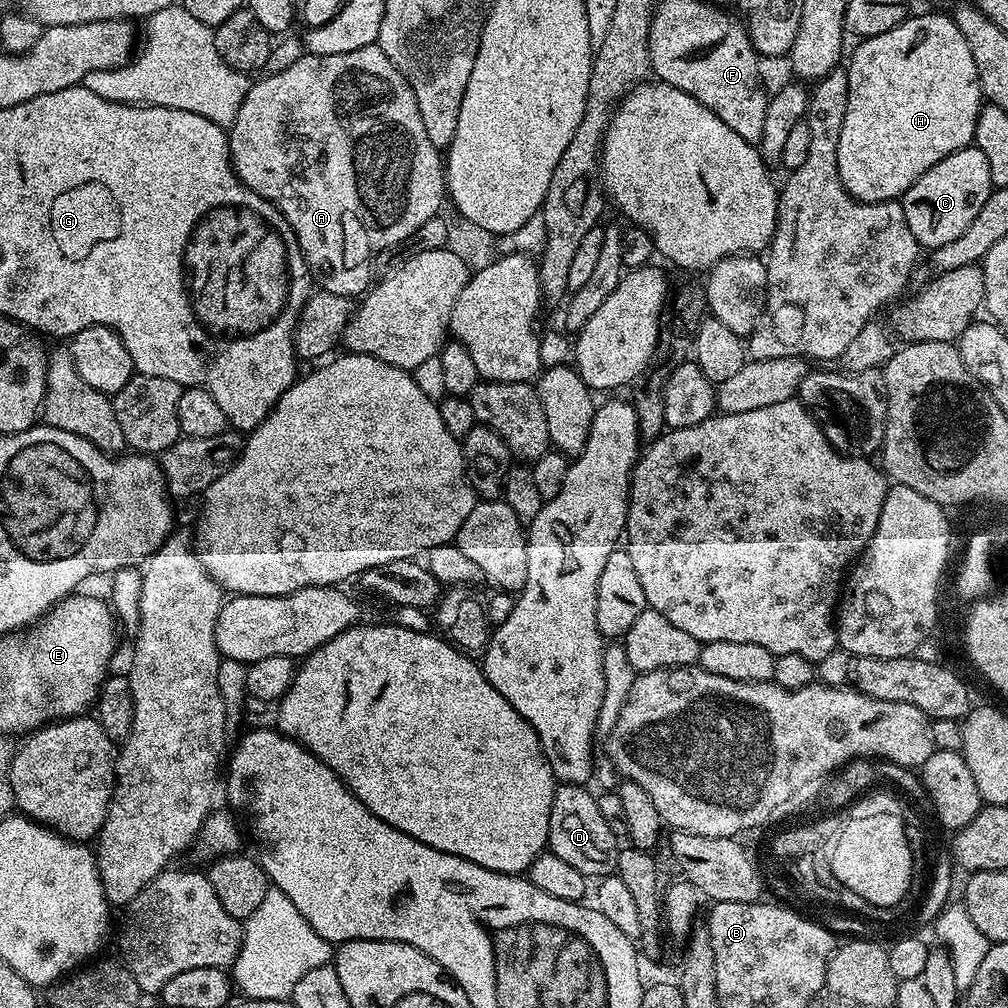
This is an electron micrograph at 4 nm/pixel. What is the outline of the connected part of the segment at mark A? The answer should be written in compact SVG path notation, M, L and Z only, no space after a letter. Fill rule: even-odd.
M376 44L366 46L362 50L350 50L350 54L326 54L313 56L306 54L294 62L294 66L286 66L286 70L268 72L261 75L260 81L249 87L246 98L227 129L228 155L232 157L232 170L250 190L254 190L262 198L274 205L290 222L294 234L298 238L298 246L308 263L309 273L323 291L330 294L359 297L367 293L372 276L372 257L384 248L393 248L401 244L422 222L430 222L430 218L441 215L440 207L446 204L446 164L442 159L441 149L430 142L426 134L426 126L422 126L422 114L418 114L418 102L414 98L414 90L408 85L408 79L400 73L386 58L386 54Z

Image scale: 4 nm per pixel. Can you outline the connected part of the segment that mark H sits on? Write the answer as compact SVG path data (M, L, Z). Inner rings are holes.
M932 12L929 16L909 15L907 20L903 20L898 26L894 26L894 30L886 30L886 34L878 34L877 36L865 36L859 41L860 44L852 52L852 61L846 64L848 74L848 101L846 102L846 118L842 122L842 134L838 138L838 178L842 178L842 186L846 186L846 190L855 200L861 200L869 204L870 202L886 202L887 200L900 200L906 190L910 190L910 186L914 186L914 182L918 182L918 178L922 178L922 174L926 174L926 170L930 170L930 166L934 166L938 162L942 162L942 158L946 158L950 154L954 154L958 150L969 147L976 138L976 123L978 122L978 114L982 107L982 93L980 90L980 79L978 78L978 66L974 66L974 54L970 54L970 42L966 42L966 38L962 34L962 30L958 30L958 26L952 20L951 15L944 14L939 16L938 13Z

